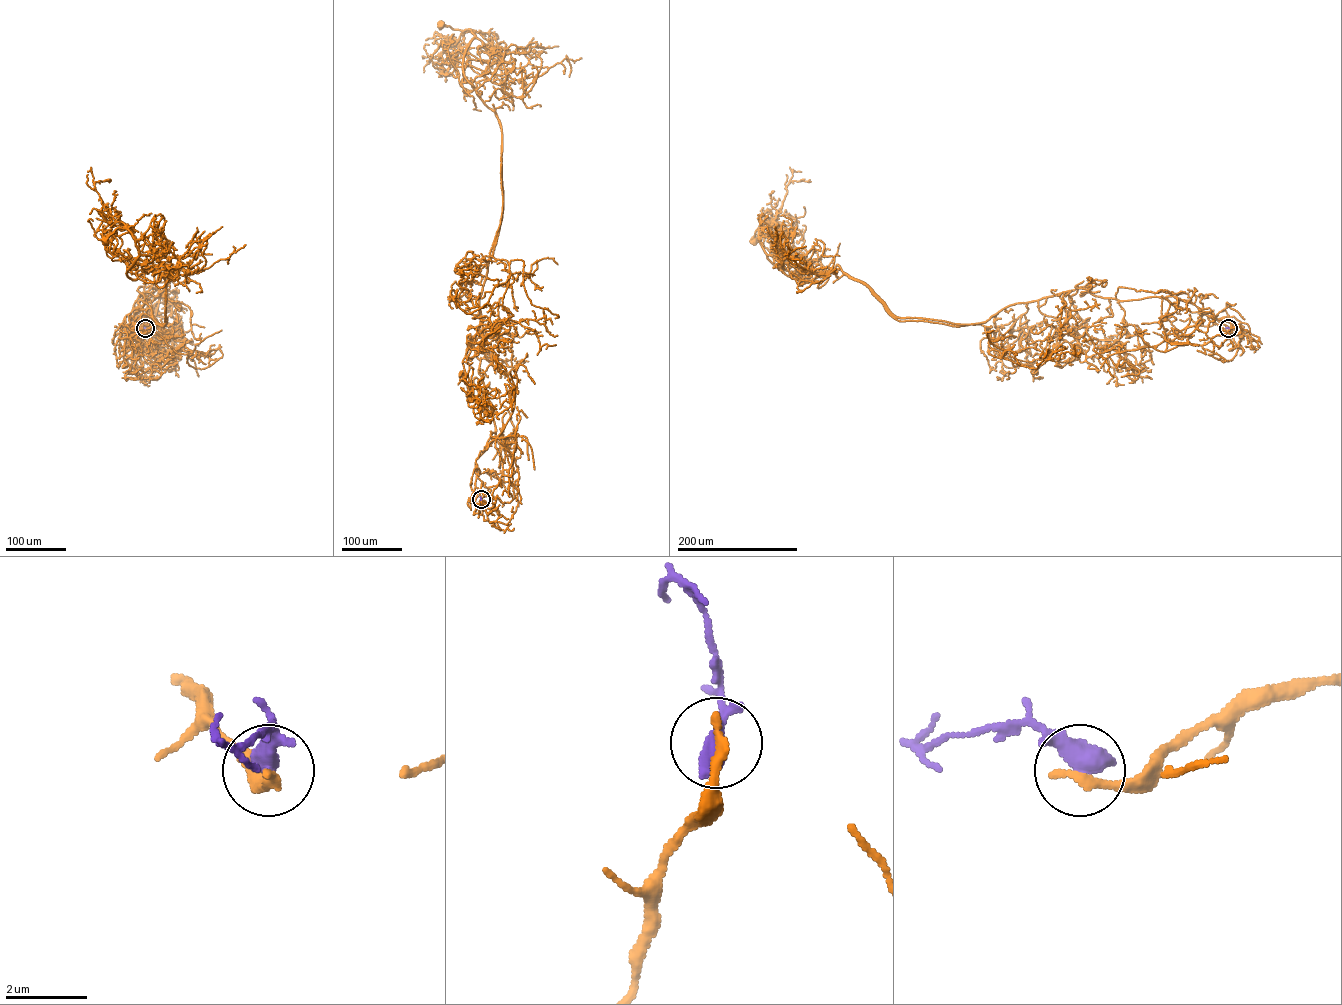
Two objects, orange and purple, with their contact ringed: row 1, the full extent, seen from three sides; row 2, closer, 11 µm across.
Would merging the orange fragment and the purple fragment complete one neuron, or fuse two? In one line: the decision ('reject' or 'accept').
reject

